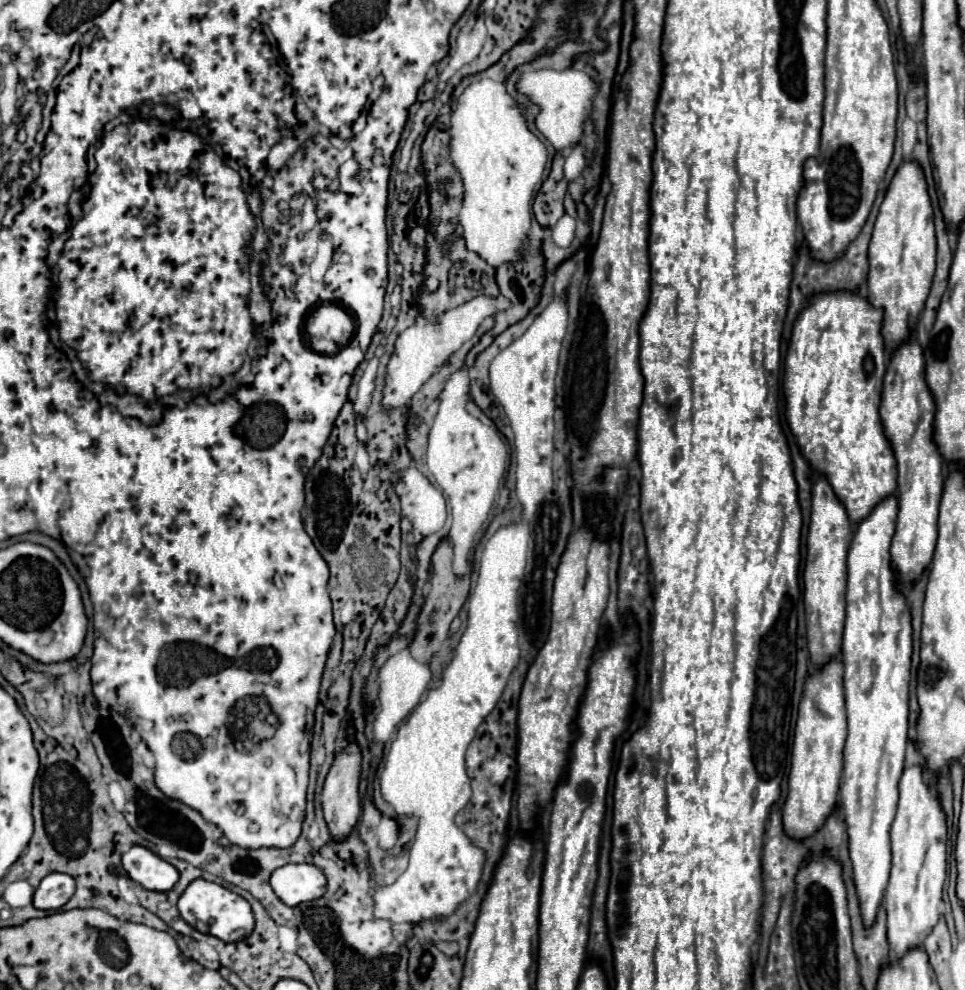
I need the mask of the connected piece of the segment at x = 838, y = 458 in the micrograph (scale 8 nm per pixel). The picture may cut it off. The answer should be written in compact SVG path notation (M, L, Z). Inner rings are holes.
M836 291L836 293L824 293L824 295L814 295L810 299L810 305L798 315L796 323L794 323L794 331L792 331L792 341L788 347L788 355L786 355L786 367L784 367L784 395L786 395L786 423L802 451L802 457L808 461L810 469L814 473L820 473L828 479L834 495L840 499L840 503L846 507L846 513L850 517L852 523L860 523L864 521L872 507L876 507L882 499L886 499L888 495L896 493L896 459L892 455L892 449L884 437L882 431L882 423L880 423L880 415L878 415L878 407L880 407L880 393L882 393L882 379L886 373L886 349L884 349L884 339L880 335L880 323L882 323L882 311L874 309L866 299L858 297L856 293L850 291Z

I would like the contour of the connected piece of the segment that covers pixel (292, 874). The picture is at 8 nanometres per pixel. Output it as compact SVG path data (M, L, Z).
M290 863L272 873L270 885L288 907L296 907L326 893L326 875L316 865Z

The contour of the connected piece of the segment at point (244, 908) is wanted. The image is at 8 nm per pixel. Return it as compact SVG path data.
M196 879L188 885L188 889L182 893L182 897L178 901L178 909L180 909L182 919L186 923L190 923L194 929L198 929L200 933L206 933L206 935L214 935L226 943L238 941L238 939L242 941L254 931L254 915L252 915L248 901L242 899L240 895L228 891L226 887L220 887L216 883L204 881L204 879Z

